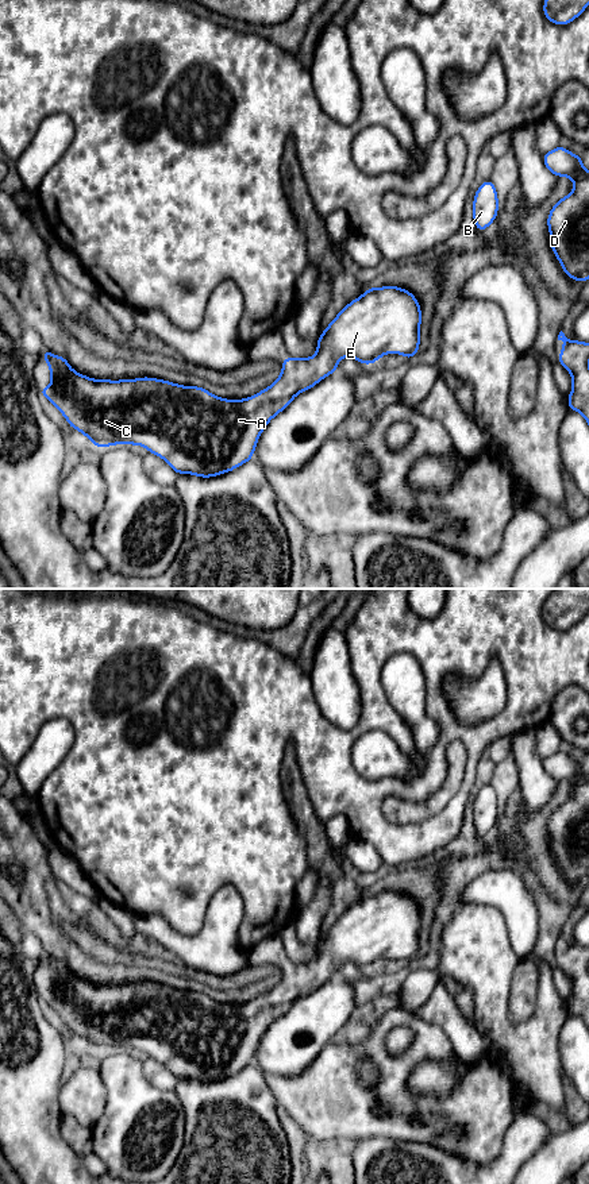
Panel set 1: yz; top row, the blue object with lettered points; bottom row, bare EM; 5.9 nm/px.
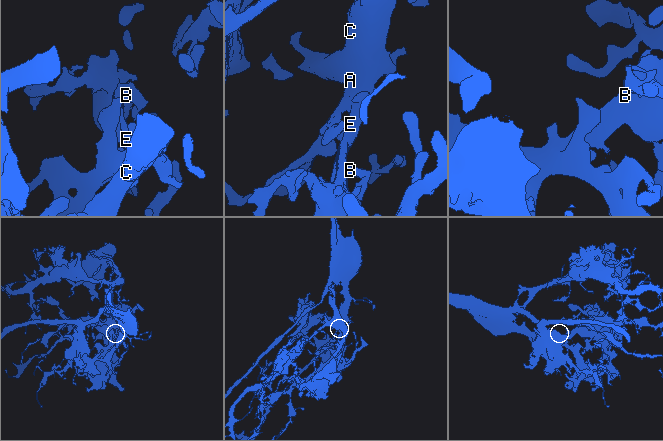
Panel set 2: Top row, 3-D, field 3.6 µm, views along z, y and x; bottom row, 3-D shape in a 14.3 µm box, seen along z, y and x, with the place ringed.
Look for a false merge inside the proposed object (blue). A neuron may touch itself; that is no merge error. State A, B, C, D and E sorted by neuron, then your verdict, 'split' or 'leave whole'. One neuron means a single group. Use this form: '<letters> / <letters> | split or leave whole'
A B C D E | leave whole

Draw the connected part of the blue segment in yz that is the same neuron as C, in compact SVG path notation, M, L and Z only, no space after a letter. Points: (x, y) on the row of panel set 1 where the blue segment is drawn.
M370 286L362 296L349 302L316 339L317 351L312 358L292 358L282 362L281 375L266 389L245 400L215 397L204 387L182 386L165 379L142 377L136 379L92 379L74 371L66 356L54 356L46 348L43 362L50 366L51 385L38 389L65 417L70 428L85 435L97 448L115 444L143 446L150 454L162 458L178 474L211 478L230 473L253 460L259 435L269 421L288 408L292 400L338 371L338 362L351 356L362 365L373 365L385 354L401 354L408 360L420 347L421 309L413 293L399 286Z

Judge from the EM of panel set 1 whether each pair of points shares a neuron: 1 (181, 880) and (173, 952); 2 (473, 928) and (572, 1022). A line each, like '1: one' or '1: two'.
1: two
2: two

